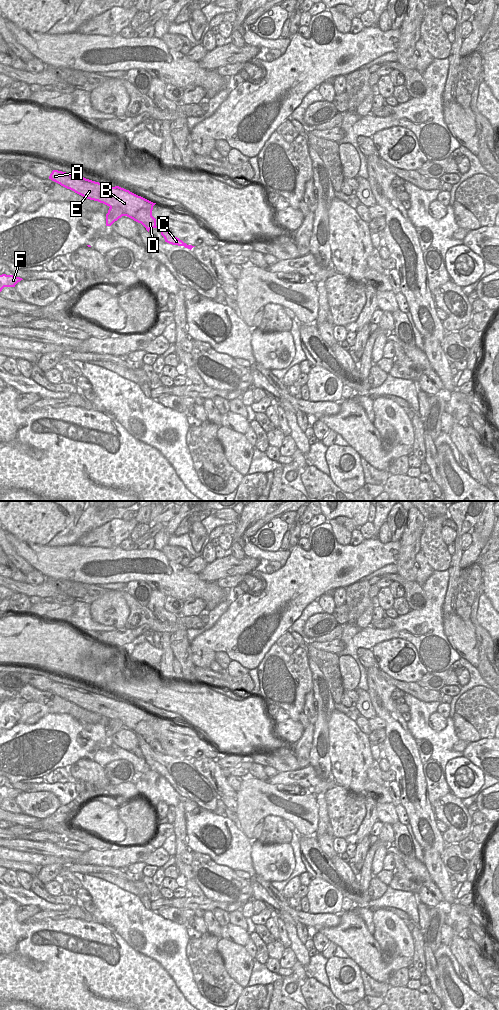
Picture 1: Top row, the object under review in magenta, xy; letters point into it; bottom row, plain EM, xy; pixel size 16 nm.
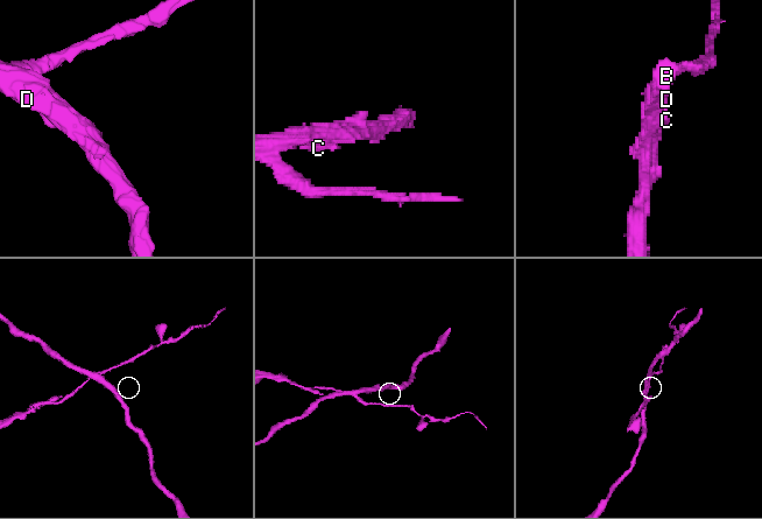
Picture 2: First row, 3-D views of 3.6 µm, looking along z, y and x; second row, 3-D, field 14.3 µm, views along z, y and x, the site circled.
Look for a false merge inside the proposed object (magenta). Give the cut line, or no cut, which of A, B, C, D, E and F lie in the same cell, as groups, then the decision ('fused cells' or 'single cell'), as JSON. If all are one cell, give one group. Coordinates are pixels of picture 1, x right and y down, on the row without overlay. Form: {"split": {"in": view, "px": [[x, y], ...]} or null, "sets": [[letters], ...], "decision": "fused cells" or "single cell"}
{"split": {"in": "xy", "px": [[110, 718], [118, 718], [124, 727]]}, "sets": [["A", "B", "C", "D", "E"], ["F"]], "decision": "fused cells"}

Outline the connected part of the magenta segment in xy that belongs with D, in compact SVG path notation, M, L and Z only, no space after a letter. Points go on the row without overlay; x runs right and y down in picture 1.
M53 682L49 691L75 705L109 719L120 719L124 728L141 735L149 744L157 740L156 731L152 728L153 715L129 702L119 698L111 699L105 696L76 688L70 685Z

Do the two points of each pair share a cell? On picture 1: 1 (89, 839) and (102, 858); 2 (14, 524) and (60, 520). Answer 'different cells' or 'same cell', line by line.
1: different cells
2: same cell

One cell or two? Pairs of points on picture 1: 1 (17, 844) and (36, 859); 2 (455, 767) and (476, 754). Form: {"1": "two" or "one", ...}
{"1": "two", "2": "two"}

